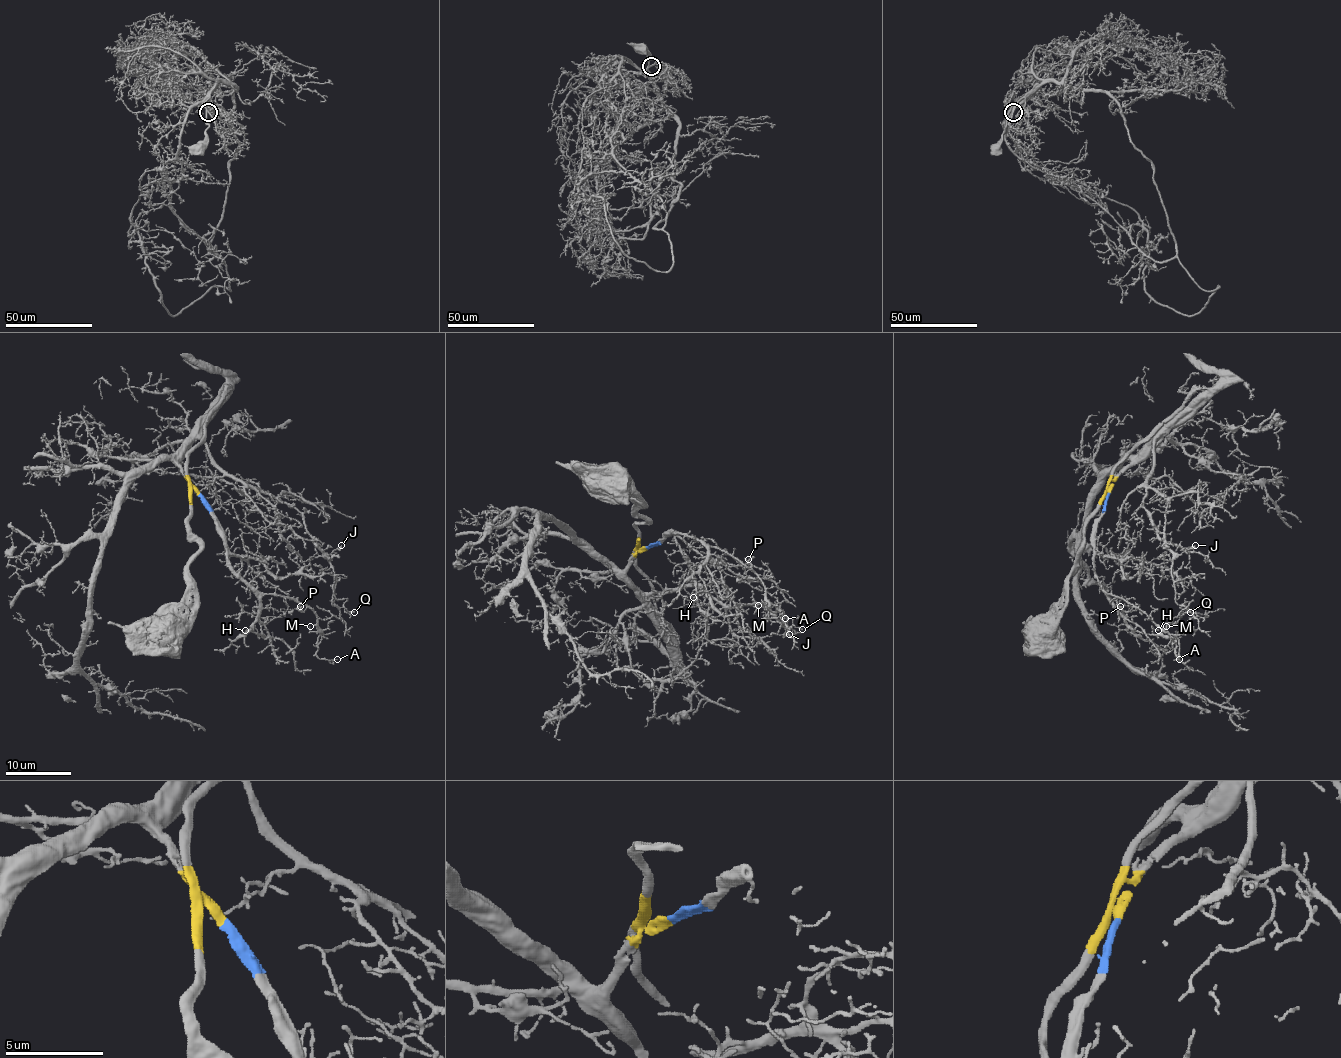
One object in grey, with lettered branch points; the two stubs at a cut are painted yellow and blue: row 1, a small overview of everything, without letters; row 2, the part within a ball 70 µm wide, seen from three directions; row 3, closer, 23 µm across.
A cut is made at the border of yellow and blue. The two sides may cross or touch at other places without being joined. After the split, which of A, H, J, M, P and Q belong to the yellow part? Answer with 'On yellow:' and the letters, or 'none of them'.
On yellow: J, Q

